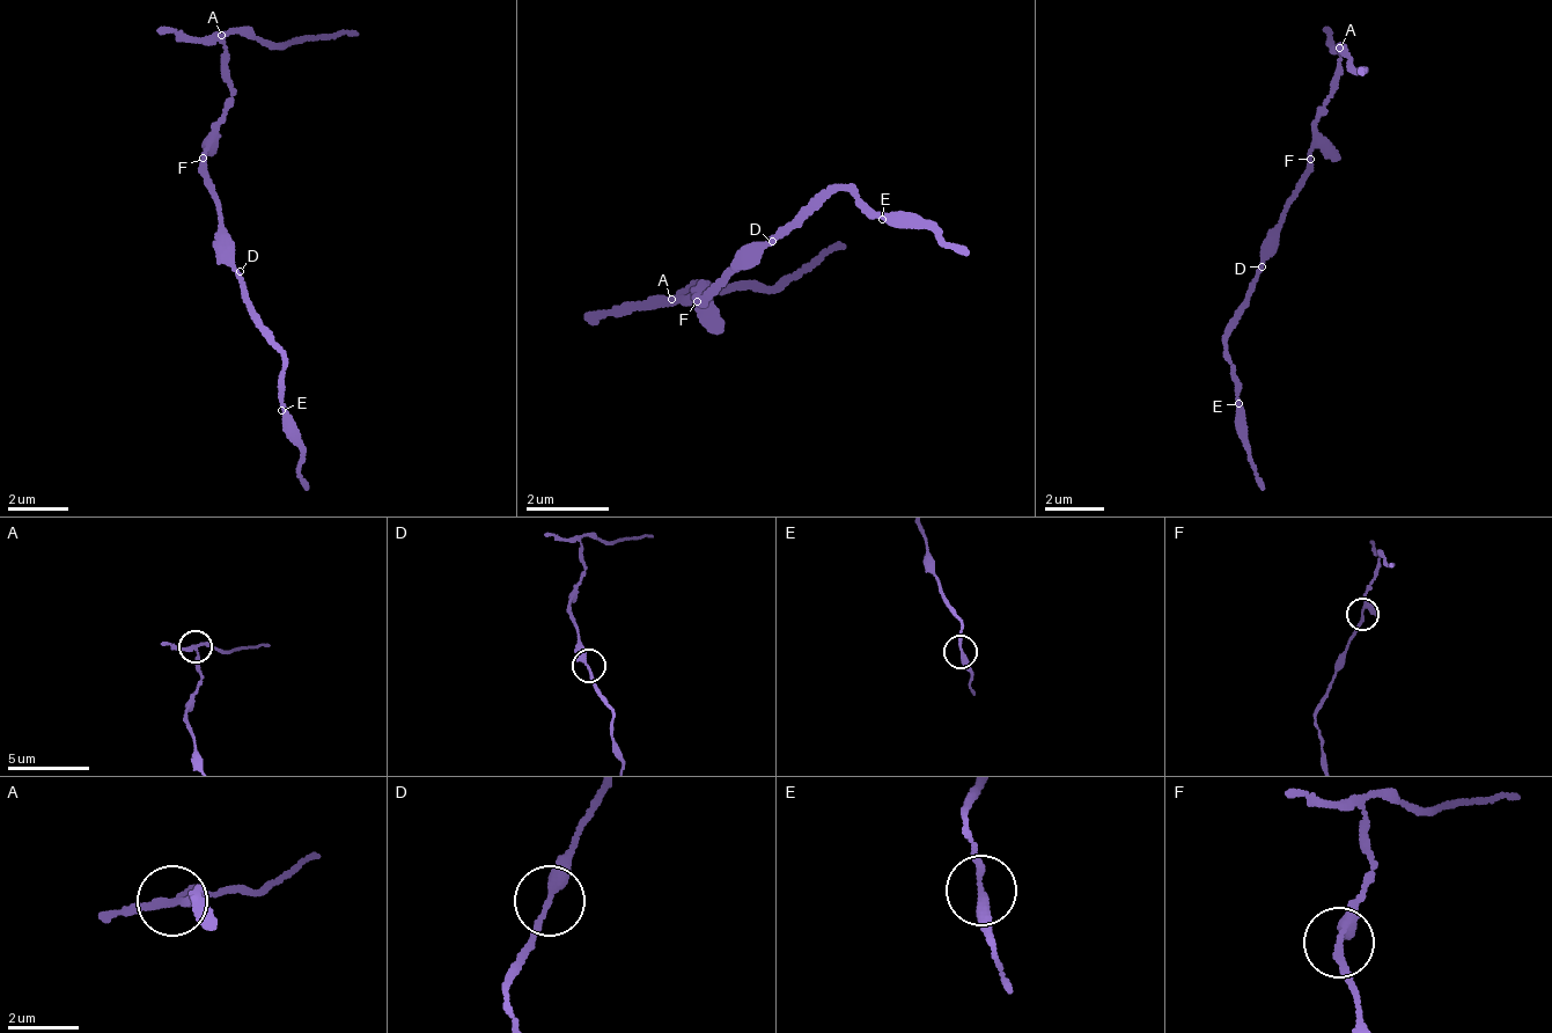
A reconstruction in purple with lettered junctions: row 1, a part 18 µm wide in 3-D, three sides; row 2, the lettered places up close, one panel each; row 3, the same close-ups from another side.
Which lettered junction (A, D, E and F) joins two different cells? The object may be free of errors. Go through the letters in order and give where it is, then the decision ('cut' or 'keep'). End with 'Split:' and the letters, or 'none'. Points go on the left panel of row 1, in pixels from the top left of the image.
A: (221, 35) | cut
D: (240, 271) | keep
E: (281, 410) | keep
F: (203, 158) | keep
Split: A

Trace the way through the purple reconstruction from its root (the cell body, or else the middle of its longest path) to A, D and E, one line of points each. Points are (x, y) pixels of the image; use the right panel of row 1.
A: (1293, 204), (1293, 190), (1310, 166), (1319, 104), (1329, 97), (1343, 46)
D: (1293, 204), (1279, 227), (1279, 242), (1262, 266)
E: (1293, 204), (1279, 227), (1279, 242), (1266, 257), (1262, 273), (1226, 346), (1233, 382), (1238, 389), (1238, 403)

